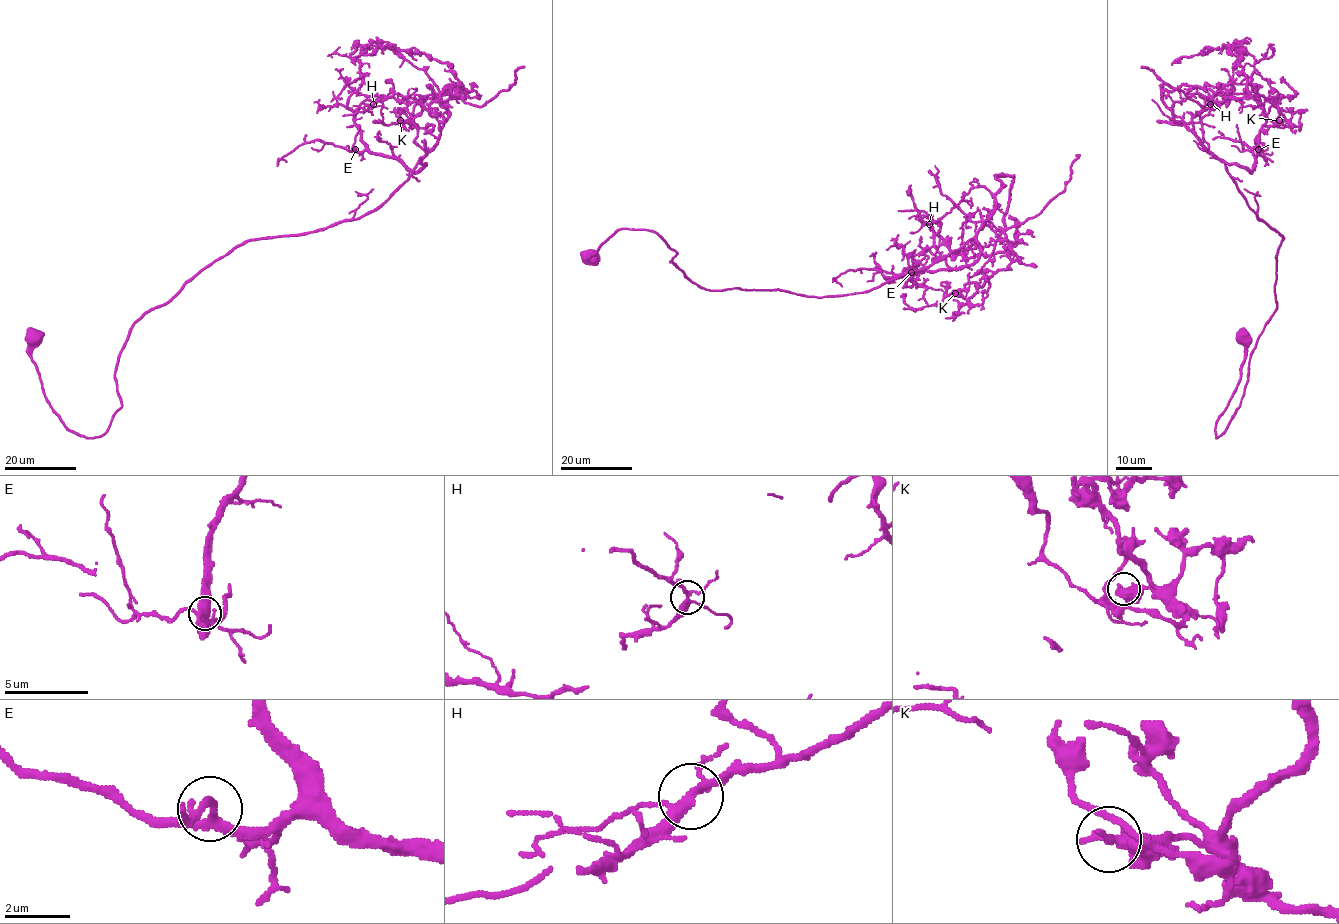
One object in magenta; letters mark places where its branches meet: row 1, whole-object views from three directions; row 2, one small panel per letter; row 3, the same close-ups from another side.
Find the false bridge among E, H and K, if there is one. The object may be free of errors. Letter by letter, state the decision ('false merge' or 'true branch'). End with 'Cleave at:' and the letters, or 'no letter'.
E: true branch
H: true branch
K: false merge
Cleave at: K

